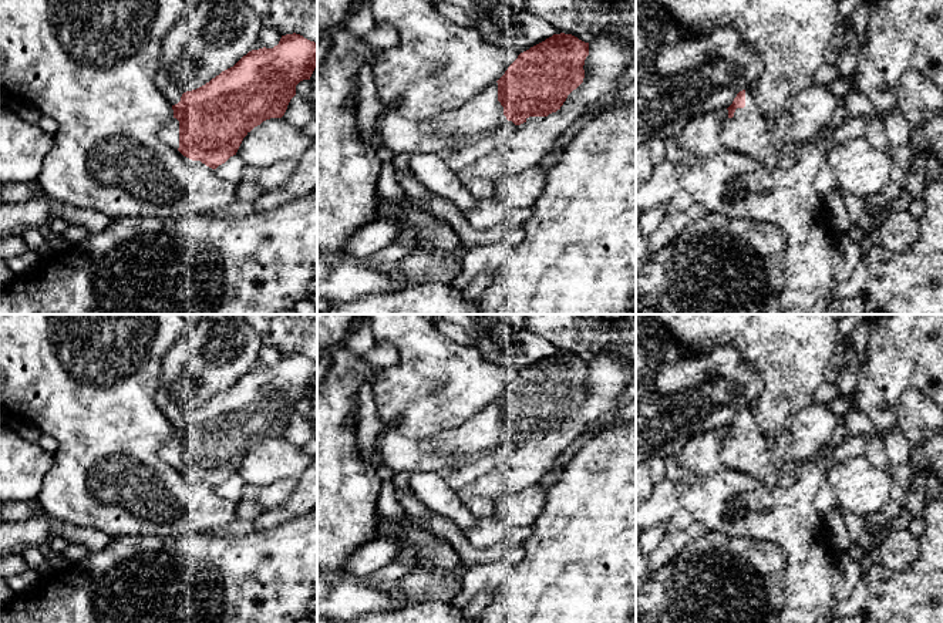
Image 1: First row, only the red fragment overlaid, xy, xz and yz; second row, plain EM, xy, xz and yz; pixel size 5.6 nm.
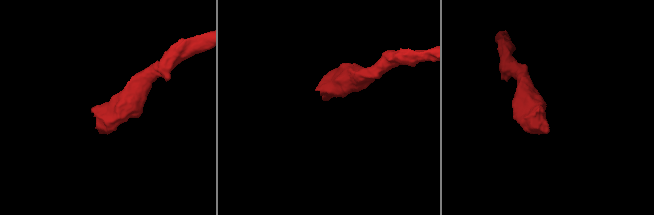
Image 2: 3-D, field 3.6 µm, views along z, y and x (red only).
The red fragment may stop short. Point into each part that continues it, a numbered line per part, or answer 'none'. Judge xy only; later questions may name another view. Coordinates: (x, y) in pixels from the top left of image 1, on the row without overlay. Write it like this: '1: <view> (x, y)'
1: xy (169, 453)

